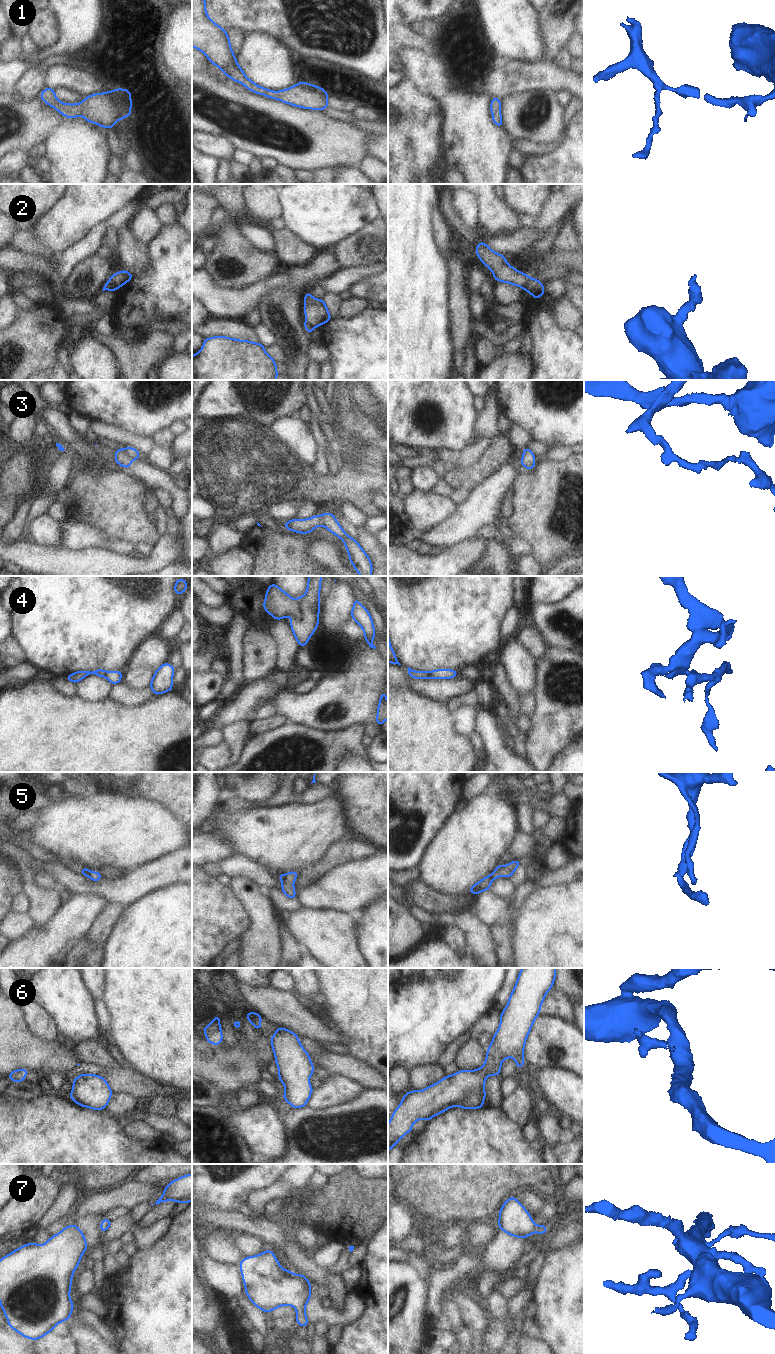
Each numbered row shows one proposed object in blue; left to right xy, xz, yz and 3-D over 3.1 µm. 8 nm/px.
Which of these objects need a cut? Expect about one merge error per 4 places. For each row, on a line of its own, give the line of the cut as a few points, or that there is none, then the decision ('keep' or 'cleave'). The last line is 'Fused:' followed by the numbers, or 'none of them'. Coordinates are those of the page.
1: cut none; keep
2: cut yz (529, 277), (524, 289); cleave
3: cut xy (123, 449), (132, 459); cleave
4: cut xz (302, 597), (300, 602), (301, 617), (293, 620); cleave
5: cut none; keep
6: cut xz (277, 1030), (275, 1034); cleave
7: cut none; keep
Fused: 2, 3, 4, 6

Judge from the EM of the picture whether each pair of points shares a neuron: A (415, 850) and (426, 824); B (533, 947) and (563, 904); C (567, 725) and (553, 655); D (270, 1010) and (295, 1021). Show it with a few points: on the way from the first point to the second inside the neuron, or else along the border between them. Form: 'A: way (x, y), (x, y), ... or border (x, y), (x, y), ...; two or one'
A: way (416, 844), (423, 830); one
B: way (544, 936), (563, 915); one
C: way (558, 708), (544, 693), (543, 676), (545, 672); one
D: way (276, 1010), (284, 1010), (289, 1015); one

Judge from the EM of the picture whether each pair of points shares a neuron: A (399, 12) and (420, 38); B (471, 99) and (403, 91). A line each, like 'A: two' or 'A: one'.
A: two
B: two

